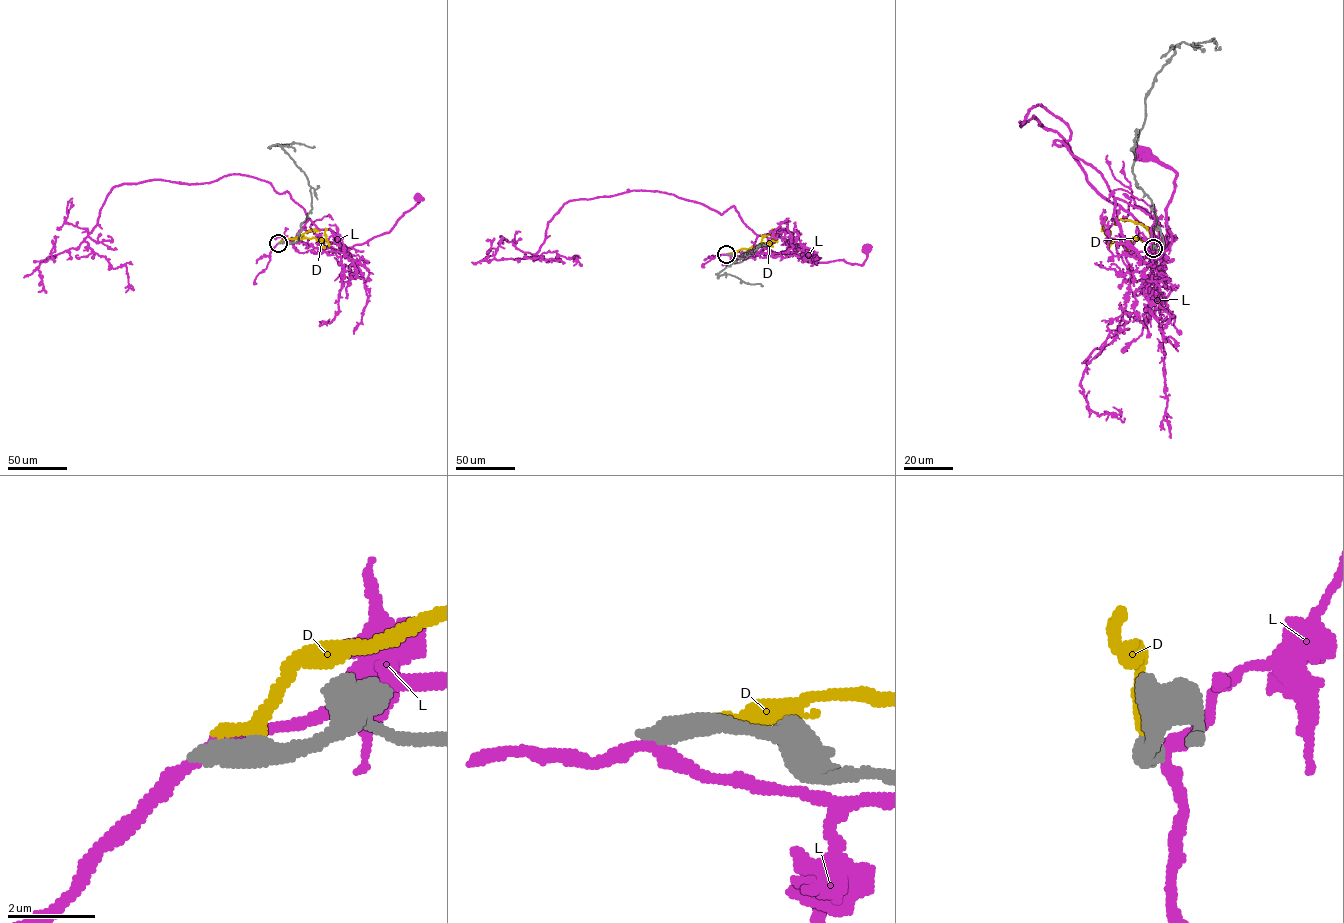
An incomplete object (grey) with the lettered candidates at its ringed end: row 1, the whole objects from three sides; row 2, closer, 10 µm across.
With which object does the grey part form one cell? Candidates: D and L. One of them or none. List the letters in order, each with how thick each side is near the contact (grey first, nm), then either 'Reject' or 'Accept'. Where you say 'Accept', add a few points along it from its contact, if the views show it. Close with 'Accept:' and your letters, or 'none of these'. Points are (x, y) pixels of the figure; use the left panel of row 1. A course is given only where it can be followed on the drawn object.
D: Thickness 440 nm (grey) against 320 nm. Reject
L: Thickness 480 nm (grey) against 320 nm. Reject
Accept: none of these

